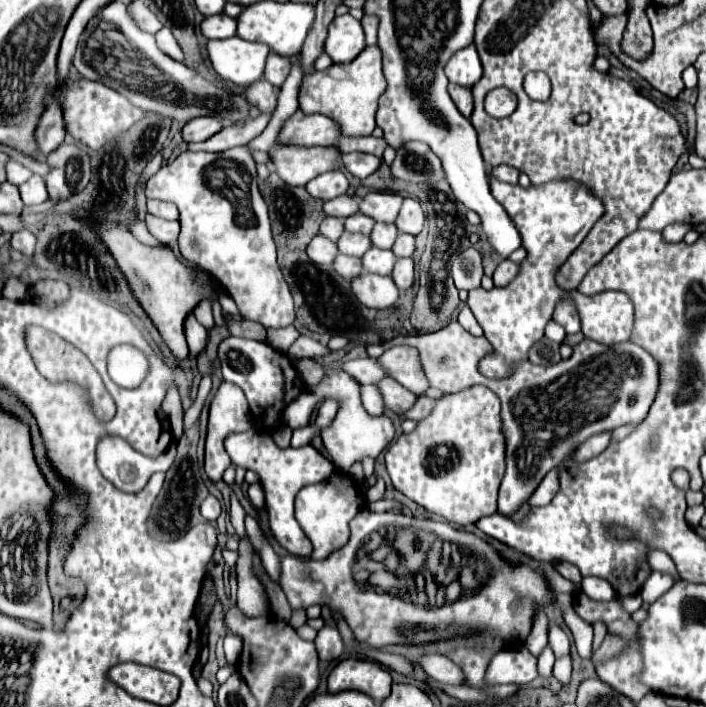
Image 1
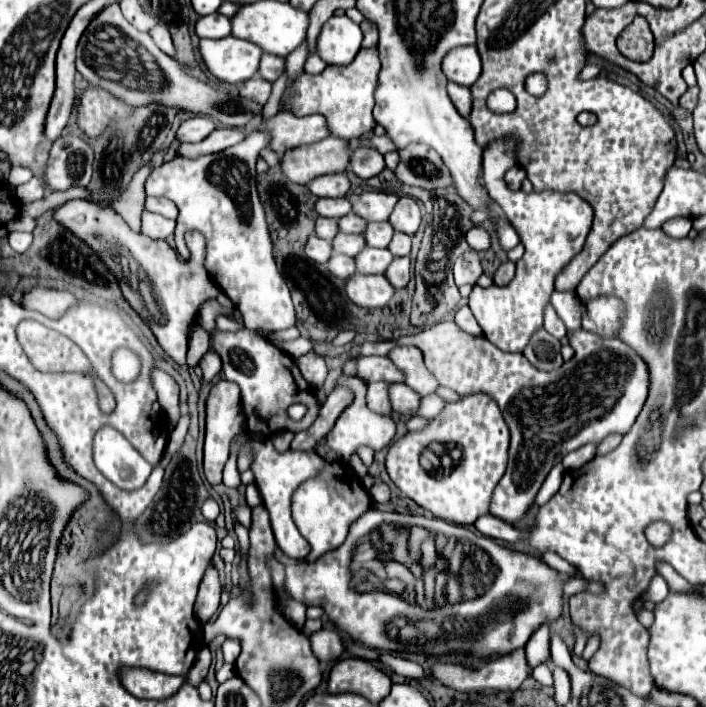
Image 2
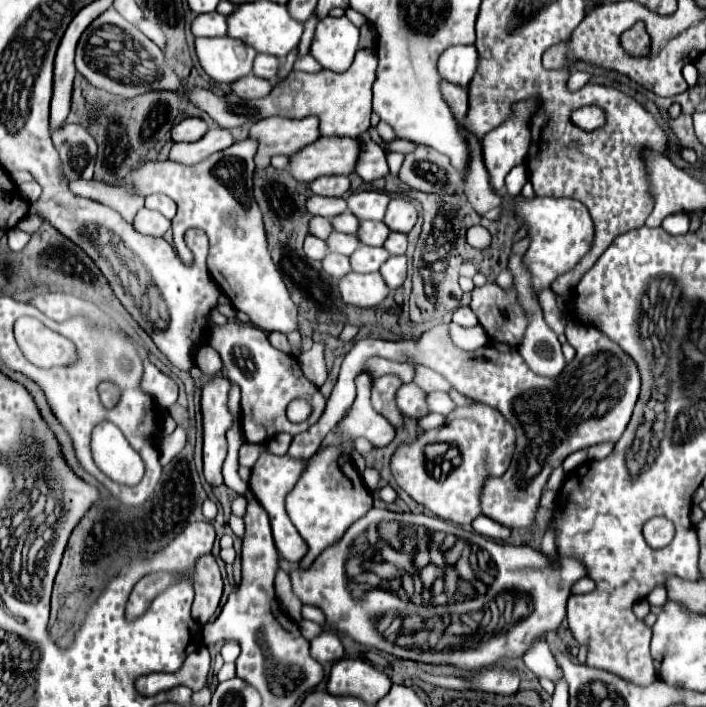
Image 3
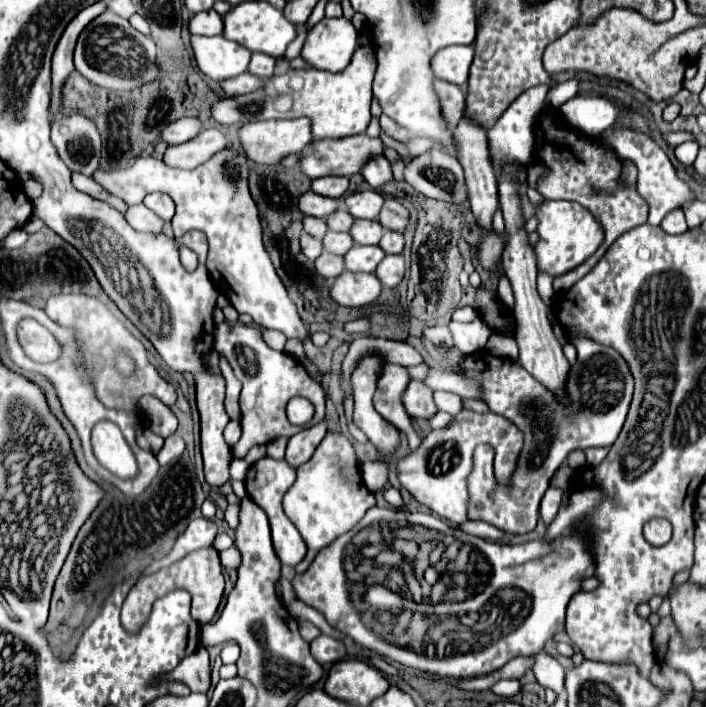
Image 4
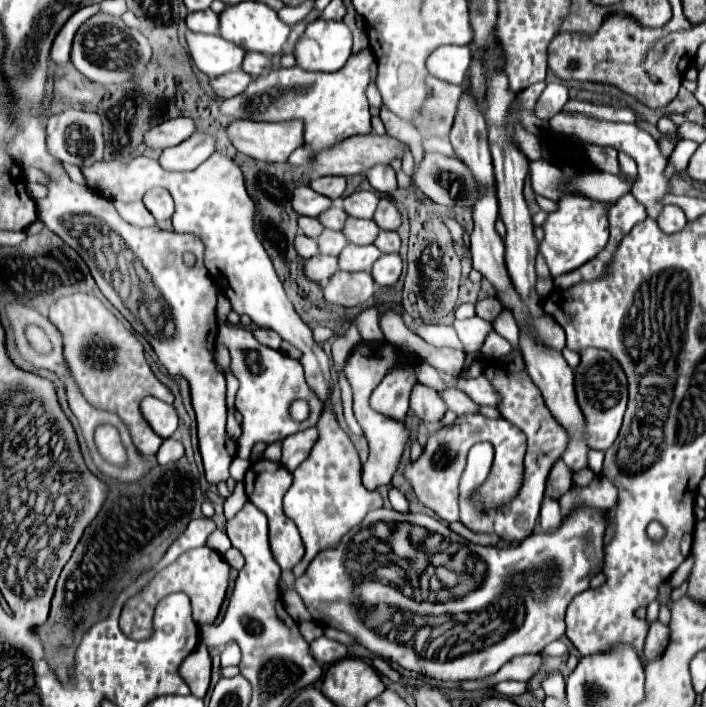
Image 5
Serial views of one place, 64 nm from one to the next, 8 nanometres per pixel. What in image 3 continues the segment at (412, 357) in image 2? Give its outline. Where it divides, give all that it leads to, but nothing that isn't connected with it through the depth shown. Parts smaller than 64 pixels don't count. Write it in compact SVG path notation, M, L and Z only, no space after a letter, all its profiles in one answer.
M414 364L414 370L416 370L416 376L414 376L414 382L426 390L426 392L432 392L432 390L452 390L452 384L448 380L444 380L444 376L440 376L438 372L430 370L430 368L424 368L424 366L416 366Z

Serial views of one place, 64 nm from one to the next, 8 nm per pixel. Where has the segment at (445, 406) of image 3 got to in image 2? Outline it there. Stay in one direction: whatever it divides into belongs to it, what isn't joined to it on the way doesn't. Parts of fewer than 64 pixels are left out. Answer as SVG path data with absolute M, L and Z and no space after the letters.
M428 394L426 398L422 398L420 402L420 408L418 408L418 414L420 416L428 416L428 418L434 418L438 416L446 406L446 400L438 394Z

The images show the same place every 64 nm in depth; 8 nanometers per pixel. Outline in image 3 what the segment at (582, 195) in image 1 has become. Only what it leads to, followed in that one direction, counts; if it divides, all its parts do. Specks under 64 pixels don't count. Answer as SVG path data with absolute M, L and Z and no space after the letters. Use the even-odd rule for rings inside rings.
M532 98L532 100L522 100L522 102L516 102L512 106L512 118L508 118L506 122L500 124L500 128L494 128L490 130L490 134L484 136L482 140L482 148L484 148L484 162L486 162L486 168L488 168L488 174L490 174L490 182L494 186L496 192L502 192L505 186L505 177L514 166L525 162L528 150L531 144L530 130L528 130L528 124L530 124L530 116L532 116L532 110L538 102ZM532 198L518 200L514 214L530 226L530 248L524 256L524 264L530 268L532 286L538 294L542 288L550 286L560 274L574 268L574 264L592 246L592 218L582 203L572 198ZM484 284L480 288L474 288L472 292L472 302L470 308L474 310L474 314L478 316L478 322L484 326L484 330L488 332L488 336L494 340L494 336L498 338L498 342L510 344L510 346L518 346L524 330L526 330L526 314L520 308L518 300L516 300L516 290L502 290L498 284Z

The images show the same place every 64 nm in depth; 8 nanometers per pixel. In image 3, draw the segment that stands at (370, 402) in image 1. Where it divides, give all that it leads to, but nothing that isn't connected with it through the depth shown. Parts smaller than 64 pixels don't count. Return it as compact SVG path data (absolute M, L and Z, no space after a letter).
M394 374L380 376L374 380L372 386L372 406L376 412L380 412L384 418L388 418L394 428L404 426L404 416L400 408L396 406L396 390L402 386L402 380Z

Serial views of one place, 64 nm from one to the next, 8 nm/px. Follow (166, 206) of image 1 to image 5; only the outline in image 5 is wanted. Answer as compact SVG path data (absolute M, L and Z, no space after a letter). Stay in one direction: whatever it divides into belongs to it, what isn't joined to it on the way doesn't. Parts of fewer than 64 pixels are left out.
M152 188L152 190L148 190L144 194L144 206L150 210L150 214L158 222L168 220L174 214L174 200L172 200L172 196L168 194L166 188Z

